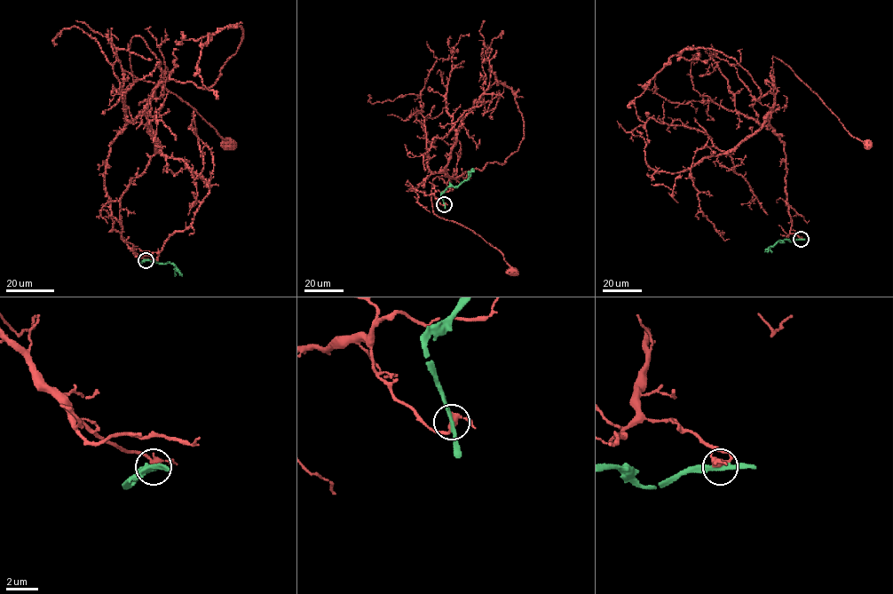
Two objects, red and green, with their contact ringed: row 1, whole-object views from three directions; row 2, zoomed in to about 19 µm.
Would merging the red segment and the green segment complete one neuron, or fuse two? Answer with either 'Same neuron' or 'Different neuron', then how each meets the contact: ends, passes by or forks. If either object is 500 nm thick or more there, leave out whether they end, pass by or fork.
Different neuron. At the ring red passes by. At the ring green passes by

